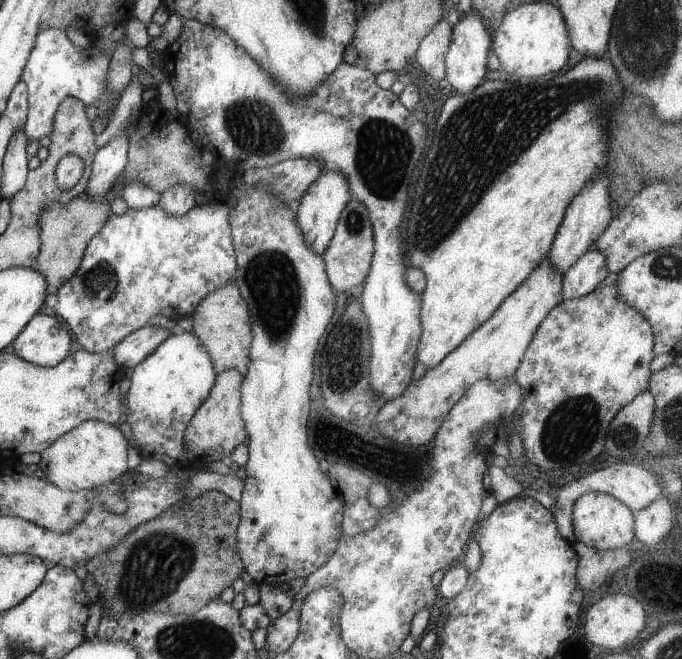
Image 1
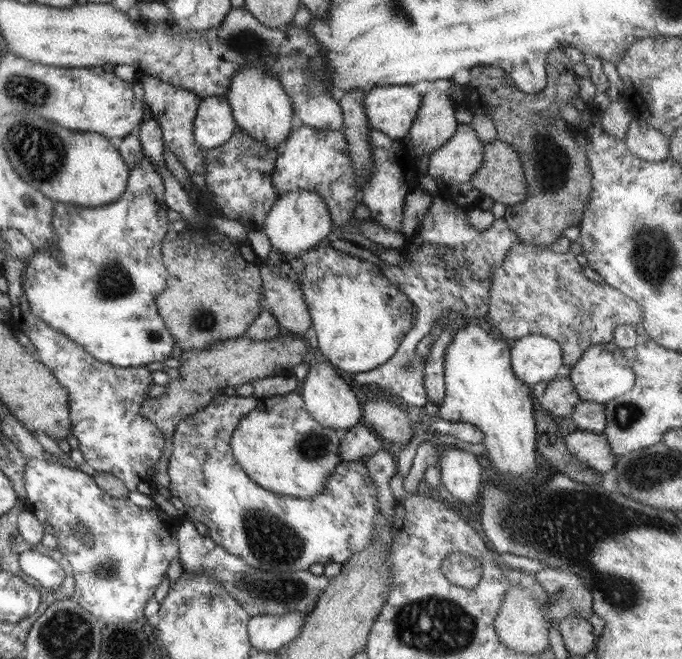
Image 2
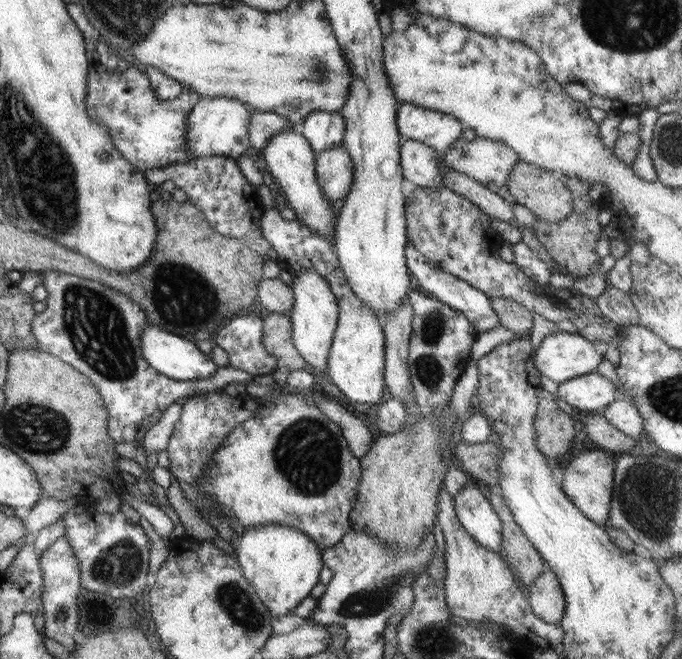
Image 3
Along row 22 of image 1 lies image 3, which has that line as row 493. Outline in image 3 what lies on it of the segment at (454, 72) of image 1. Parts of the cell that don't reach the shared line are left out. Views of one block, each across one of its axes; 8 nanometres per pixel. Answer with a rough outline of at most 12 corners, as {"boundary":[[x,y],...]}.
{"boundary":[[477,484],[453,496],[462,526],[502,553],[503,522]]}

